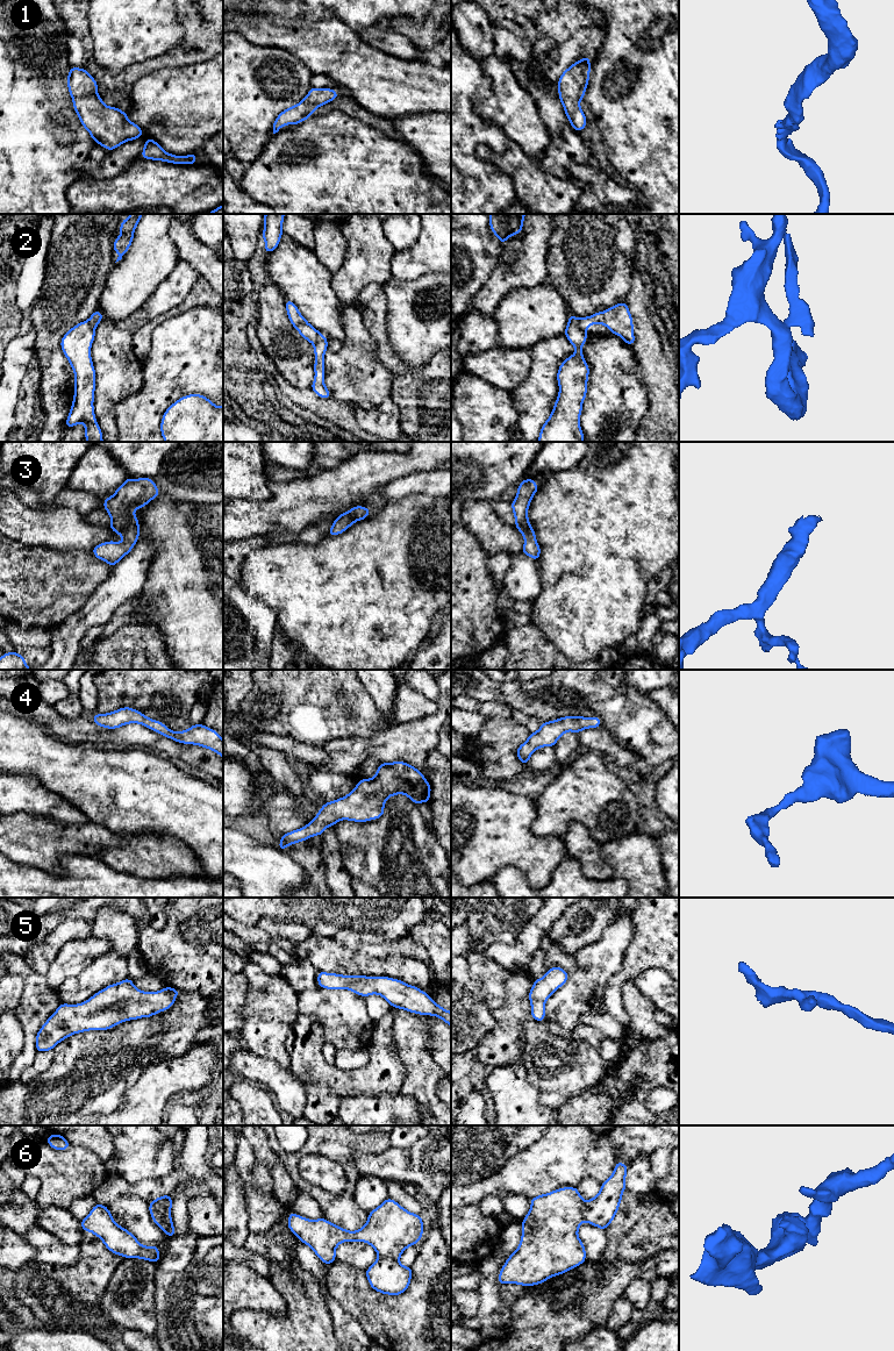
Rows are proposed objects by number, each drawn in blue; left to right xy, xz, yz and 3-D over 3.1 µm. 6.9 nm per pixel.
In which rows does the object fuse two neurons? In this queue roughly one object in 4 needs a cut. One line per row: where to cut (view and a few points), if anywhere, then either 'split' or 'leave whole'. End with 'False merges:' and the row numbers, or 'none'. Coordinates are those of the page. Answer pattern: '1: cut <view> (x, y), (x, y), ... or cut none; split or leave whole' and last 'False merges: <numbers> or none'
1: cut none; leave whole
2: cut yz (573, 317), (585, 331); split
3: cut none; leave whole
4: cut none; leave whole
5: cut none; leave whole
6: cut xy (150, 1202), (159, 1209), (159, 1215), (155, 1221); split
False merges: 2, 6

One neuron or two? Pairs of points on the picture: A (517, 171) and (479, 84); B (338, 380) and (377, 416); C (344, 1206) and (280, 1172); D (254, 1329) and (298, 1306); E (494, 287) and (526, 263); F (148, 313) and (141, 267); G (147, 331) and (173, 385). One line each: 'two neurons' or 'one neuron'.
A: two neurons
B: two neurons
C: two neurons
D: one neuron
E: one neuron
F: two neurons
G: two neurons

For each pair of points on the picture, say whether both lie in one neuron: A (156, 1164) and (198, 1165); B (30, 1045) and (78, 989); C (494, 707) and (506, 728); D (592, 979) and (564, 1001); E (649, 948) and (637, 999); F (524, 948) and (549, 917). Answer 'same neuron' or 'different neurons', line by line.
A: different neurons
B: different neurons
C: different neurons
D: same neuron
E: different neurons
F: same neuron

